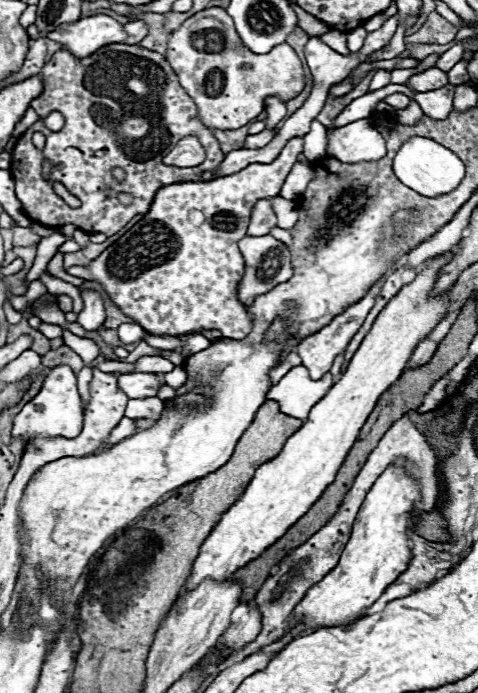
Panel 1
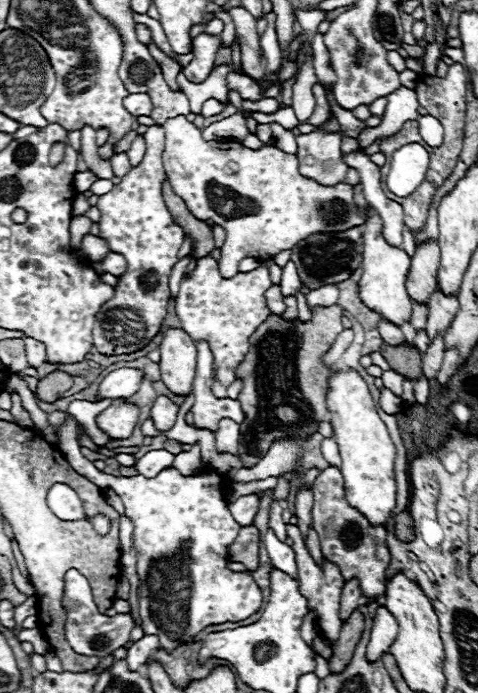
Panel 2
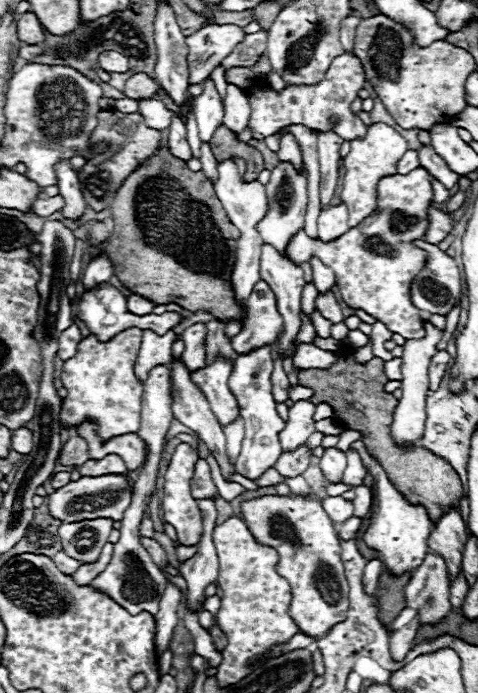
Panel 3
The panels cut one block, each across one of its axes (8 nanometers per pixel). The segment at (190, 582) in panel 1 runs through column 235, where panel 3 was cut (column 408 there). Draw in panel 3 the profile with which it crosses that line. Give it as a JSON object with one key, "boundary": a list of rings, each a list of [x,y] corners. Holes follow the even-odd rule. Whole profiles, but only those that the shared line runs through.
{"boundary":[[[362,440],[354,442],[350,448],[360,454],[362,464],[366,466],[366,470],[372,476],[372,482],[374,482],[374,504],[372,504],[372,510],[370,510],[370,526],[362,534],[362,540],[366,542],[368,548],[380,552],[380,560],[384,562],[384,568],[392,576],[402,576],[406,572],[414,572],[422,564],[424,556],[428,554],[426,542],[428,542],[428,536],[434,528],[426,510],[422,506],[412,506],[410,502],[406,502],[406,498],[388,480],[382,466],[368,454]]]}

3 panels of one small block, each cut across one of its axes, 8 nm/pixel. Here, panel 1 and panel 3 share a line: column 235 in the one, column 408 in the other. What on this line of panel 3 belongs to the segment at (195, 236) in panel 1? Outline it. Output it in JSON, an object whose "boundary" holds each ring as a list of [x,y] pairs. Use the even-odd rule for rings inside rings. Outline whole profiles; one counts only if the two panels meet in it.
{"boundary":[[[408,172],[386,176],[376,188],[376,212],[364,218],[356,228],[332,242],[316,242],[300,230],[288,244],[288,256],[294,264],[308,262],[314,254],[336,272],[336,286],[340,286],[342,300],[354,308],[364,310],[376,320],[384,322],[392,332],[408,338],[424,338],[424,320],[420,310],[410,300],[410,284],[424,268],[426,252],[416,248],[412,240],[424,240],[428,230],[428,208],[432,206],[432,176],[428,172]]]}

